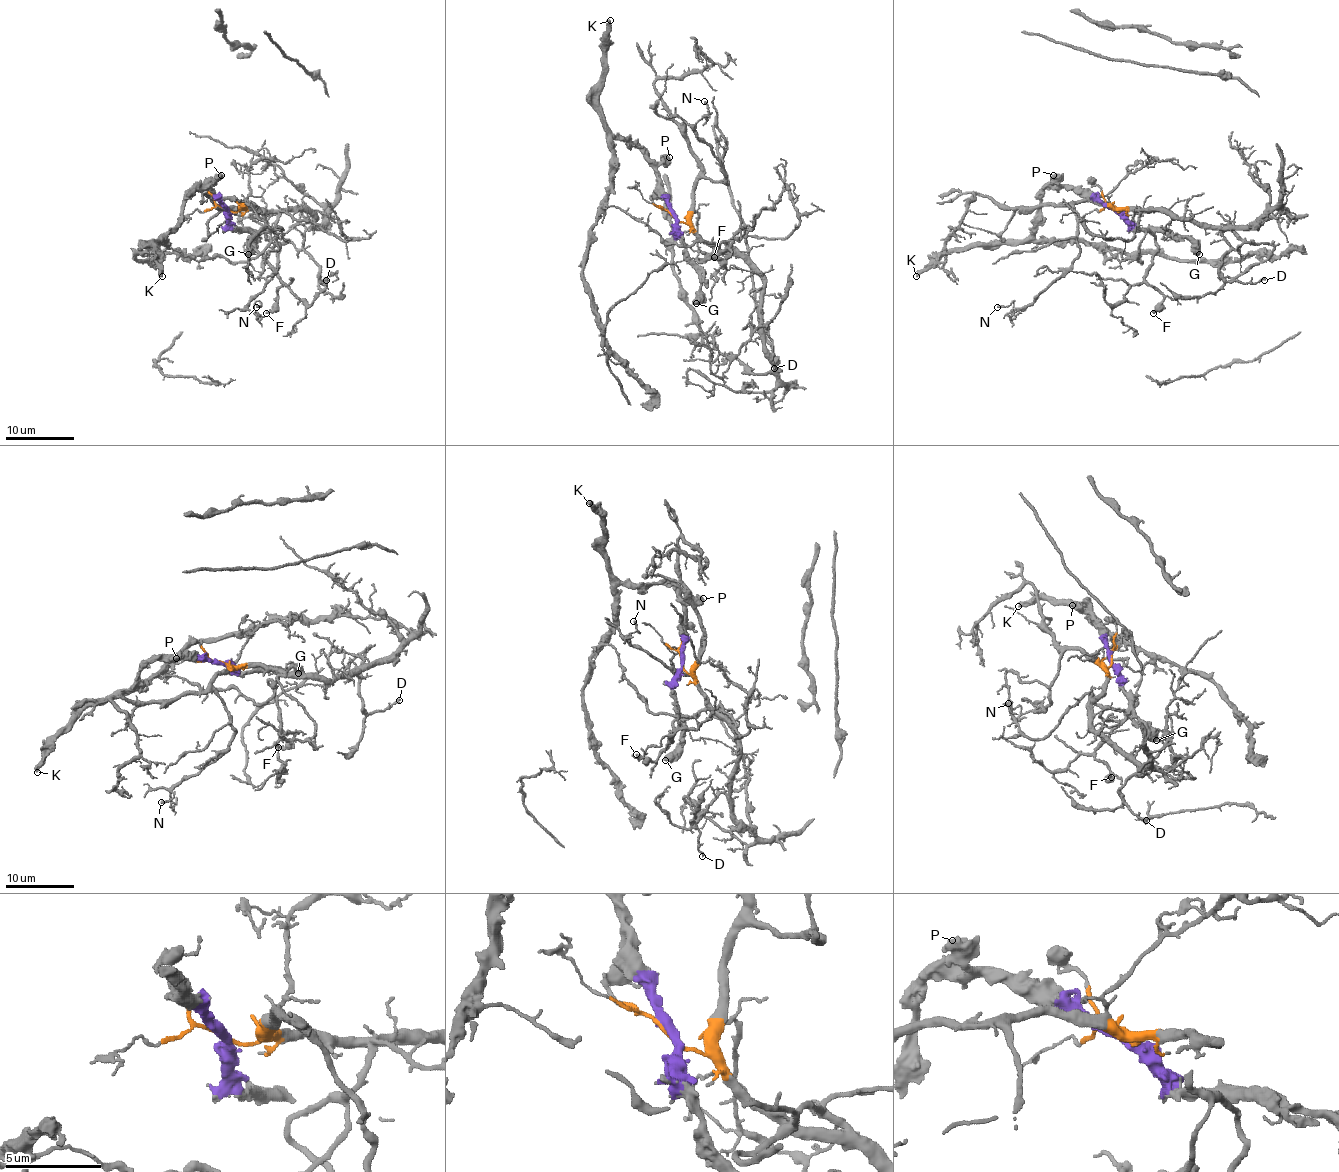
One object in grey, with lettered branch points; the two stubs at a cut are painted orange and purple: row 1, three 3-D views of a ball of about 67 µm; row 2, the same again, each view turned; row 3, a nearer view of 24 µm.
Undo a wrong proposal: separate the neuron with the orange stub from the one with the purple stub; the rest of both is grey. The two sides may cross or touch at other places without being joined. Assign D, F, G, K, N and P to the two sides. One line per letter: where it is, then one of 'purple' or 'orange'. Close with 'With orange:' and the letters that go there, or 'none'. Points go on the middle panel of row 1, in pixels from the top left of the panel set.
D: at (774, 368); orange
F: at (714, 257); orange
G: at (696, 303); purple
K: at (610, 20); purple
N: at (704, 101); orange
P: at (669, 157); purple
With orange: D, F, N

